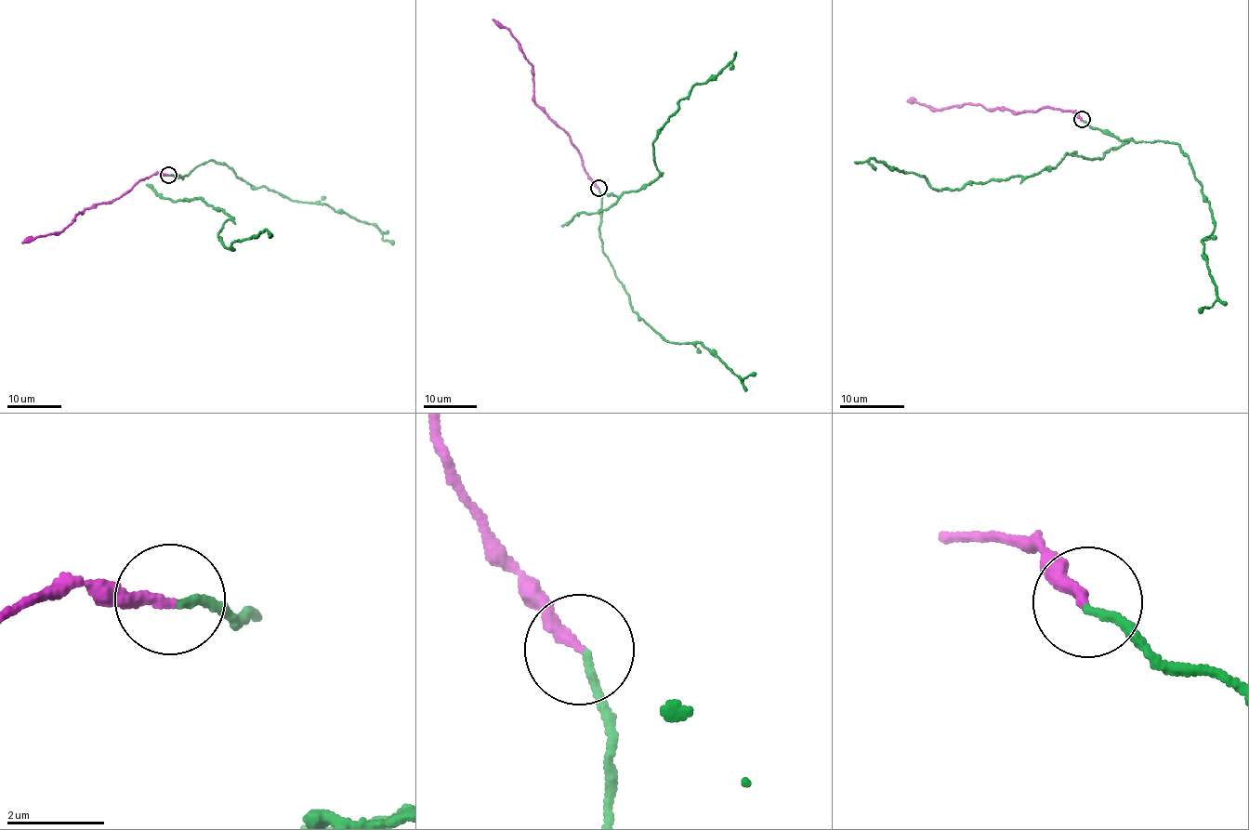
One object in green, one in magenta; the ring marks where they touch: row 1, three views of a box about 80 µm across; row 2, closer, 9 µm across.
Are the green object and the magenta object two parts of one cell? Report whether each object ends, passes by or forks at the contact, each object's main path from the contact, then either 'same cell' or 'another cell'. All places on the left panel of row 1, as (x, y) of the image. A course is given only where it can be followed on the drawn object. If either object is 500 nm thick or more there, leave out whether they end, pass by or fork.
green ends there; magenta ends there; green runs (169, 175), (182, 178), (209, 160), (223, 163), (256, 189), (328, 204), (377, 229), (393, 244); magenta runs (169, 175), (157, 174), (140, 180), (125, 193), (79, 212), (58, 233), (27, 238), (21, 243); same cell

